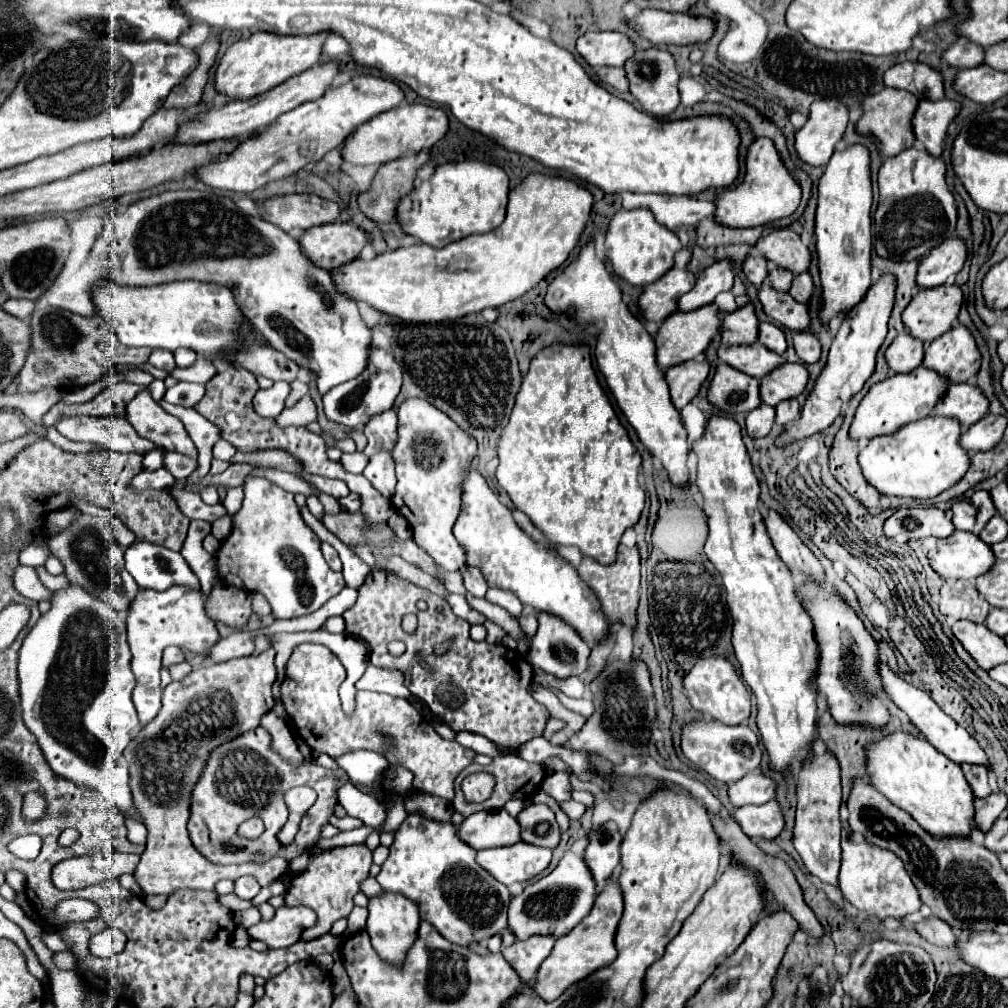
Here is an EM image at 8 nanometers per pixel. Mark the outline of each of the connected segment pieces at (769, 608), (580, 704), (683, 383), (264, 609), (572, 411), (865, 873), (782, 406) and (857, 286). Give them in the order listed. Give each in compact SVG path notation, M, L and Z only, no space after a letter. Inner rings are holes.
M711 416L705 434L695 442L693 452L699 458L697 468L697 488L703 496L703 510L707 514L709 538L705 542L705 554L713 566L723 576L727 588L727 604L733 618L733 648L741 664L741 674L745 684L753 690L757 698L757 718L755 724L761 732L763 746L769 754L769 768L775 772L789 772L793 762L799 764L807 760L813 744L817 740L817 666L819 648L813 630L813 620L797 596L797 580L785 568L779 558L769 534L765 530L759 512L759 484L753 474L749 454L741 440L741 428L735 420L723 416Z
M537 684L537 686L550 690L551 692L553 692L561 700L561 703L566 708L568 708L568 709L570 709L572 711L575 711L575 712L583 715L586 718L591 716L591 714L594 712L594 706L593 706L593 703L592 703L592 694L591 694L590 690L587 692L587 695L585 695L583 697L583 699L578 700L578 699L573 699L573 698L570 698L570 697L566 697L562 692L559 692L559 690L549 689L549 688L547 688L547 687L545 687L545 686L541 685L541 684Z
M705 358L689 360L665 370L671 402L677 410L681 410L685 404L689 404L697 396L707 374L709 374L709 362Z
M253 594L253 612L255 612L257 616L269 616L269 614L271 614L269 602L267 602L261 594Z
M563 344L543 348L531 362L517 394L511 420L499 438L499 466L495 478L509 494L515 508L527 514L551 544L575 546L583 556L609 566L617 560L617 546L623 532L637 524L645 504L645 492L637 482L639 468L641 456L597 382L589 348Z
M843 838L841 848L843 848L843 858L841 858L839 888L843 892L843 898L849 904L853 904L859 912L875 914L879 920L885 920L889 916L903 918L905 914L917 912L921 908L917 888L911 882L901 858L865 840L853 842L849 838Z
M783 400L775 406L777 410L777 416L775 416L775 422L781 424L781 426L789 426L793 420L797 420L799 412L801 412L801 406L797 400Z
M861 144L835 152L819 180L817 216L815 216L815 248L821 278L821 310L819 320L827 326L837 316L847 316L871 286L871 176L869 150ZM851 238L851 252L843 248L843 240Z

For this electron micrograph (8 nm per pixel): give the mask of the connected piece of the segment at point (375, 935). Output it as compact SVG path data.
M383 890L379 896L369 898L369 918L367 918L367 932L371 936L373 948L377 950L377 954L393 964L401 964L401 960L405 958L405 952L409 950L409 944L413 944L415 940L415 932L419 928L419 908L413 900L405 898L399 892L387 892Z

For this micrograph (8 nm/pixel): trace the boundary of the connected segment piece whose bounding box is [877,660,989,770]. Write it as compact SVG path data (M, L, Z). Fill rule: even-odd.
M879 660L879 664L877 664L877 672L879 672L879 676L881 676L885 694L909 716L911 724L915 724L915 726L919 728L919 732L923 734L923 738L925 738L927 742L931 742L939 752L943 752L943 754L945 754L947 758L951 758L953 762L959 762L959 764L963 764L963 762L967 762L967 764L981 764L981 766L985 766L985 768L989 770L989 760L987 760L985 752L981 750L981 746L977 744L977 740L975 740L965 728L961 728L957 722L953 722L953 720L927 696L927 692L923 692L921 688L915 688L913 684L905 682L903 678L899 678L895 672L891 672L891 668L887 666L887 662L883 662L883 660Z

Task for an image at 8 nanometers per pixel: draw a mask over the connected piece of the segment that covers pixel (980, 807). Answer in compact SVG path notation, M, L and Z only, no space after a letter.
M1003 792L991 794L985 800L975 800L973 808L975 808L975 816L973 816L973 830L979 832L989 832L993 822L999 818L999 814L1005 810L1007 806L1007 796Z

